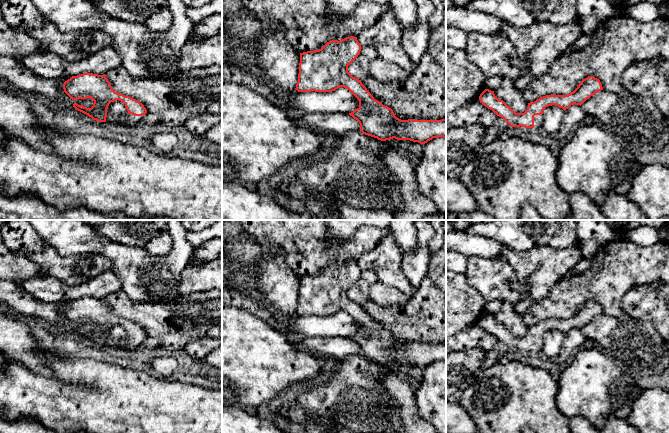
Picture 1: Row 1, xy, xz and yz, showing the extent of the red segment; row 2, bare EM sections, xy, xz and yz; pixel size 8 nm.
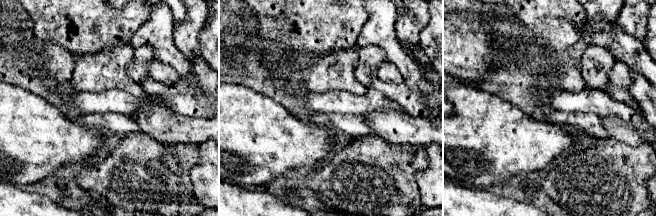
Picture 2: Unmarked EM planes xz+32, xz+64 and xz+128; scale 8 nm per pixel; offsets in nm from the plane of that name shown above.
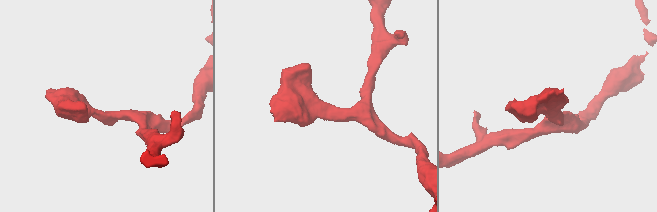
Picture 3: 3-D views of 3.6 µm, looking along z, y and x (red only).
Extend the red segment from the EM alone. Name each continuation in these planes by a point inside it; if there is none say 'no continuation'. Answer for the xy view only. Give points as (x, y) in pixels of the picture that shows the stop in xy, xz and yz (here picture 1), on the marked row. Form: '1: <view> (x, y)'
1: xy (131, 120)

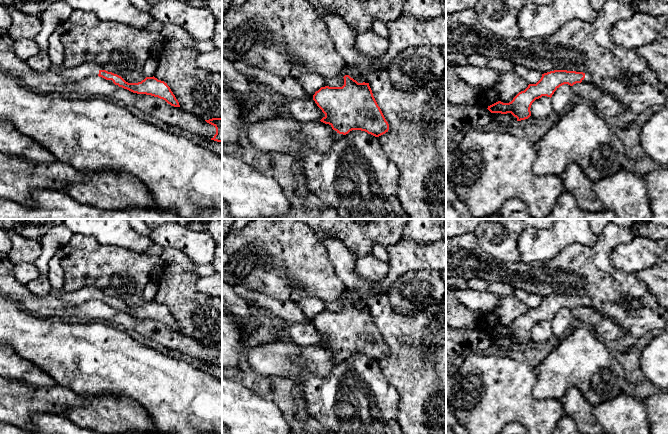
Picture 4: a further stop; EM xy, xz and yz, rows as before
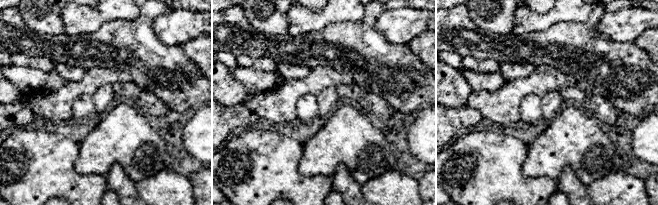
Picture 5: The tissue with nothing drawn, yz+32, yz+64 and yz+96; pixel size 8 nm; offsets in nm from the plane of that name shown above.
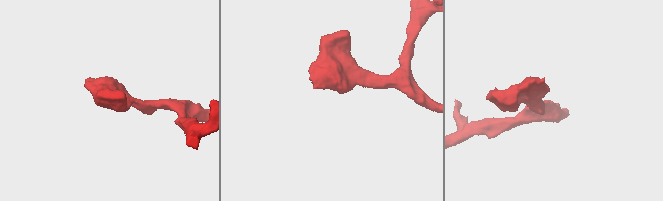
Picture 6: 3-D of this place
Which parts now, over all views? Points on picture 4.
1: xy (88, 69)

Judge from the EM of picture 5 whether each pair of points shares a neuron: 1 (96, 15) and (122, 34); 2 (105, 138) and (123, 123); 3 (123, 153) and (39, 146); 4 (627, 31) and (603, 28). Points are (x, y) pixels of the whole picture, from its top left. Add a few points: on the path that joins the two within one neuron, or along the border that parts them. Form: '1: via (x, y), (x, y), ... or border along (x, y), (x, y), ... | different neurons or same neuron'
1: border along (128, 20), (111, 19), (96, 30), (84, 33) | different neurons
2: via (109, 137), (119, 127) | same neuron
3: border along (79, 144), (79, 154), (75, 161), (76, 172) | different neurons
4: via (621, 28), (609, 28) | same neuron

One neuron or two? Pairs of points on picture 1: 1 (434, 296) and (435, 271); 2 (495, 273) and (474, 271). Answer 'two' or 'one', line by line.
1: two
2: one

